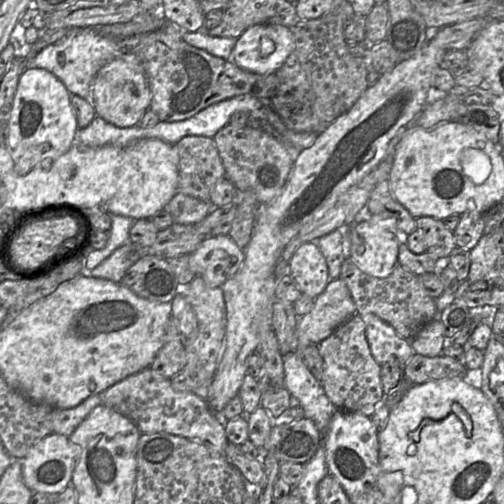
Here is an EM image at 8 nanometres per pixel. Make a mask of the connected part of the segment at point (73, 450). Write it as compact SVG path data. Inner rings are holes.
M51 433L36 442L27 455L20 460L22 463L23 479L32 492L43 492L57 495L71 483L74 468L81 455L81 446L73 443L68 437Z

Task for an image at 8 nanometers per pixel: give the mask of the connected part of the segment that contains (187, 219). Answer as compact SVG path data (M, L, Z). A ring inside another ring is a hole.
M177 192L164 208L173 217L176 224L196 225L213 209L209 201Z

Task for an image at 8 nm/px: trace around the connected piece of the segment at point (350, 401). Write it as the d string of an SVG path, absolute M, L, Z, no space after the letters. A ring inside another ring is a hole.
M356 313L329 337L322 340L318 346L323 359L321 385L328 398L338 410L359 412L371 417L383 403L385 395L380 378L381 365L371 354L364 318Z

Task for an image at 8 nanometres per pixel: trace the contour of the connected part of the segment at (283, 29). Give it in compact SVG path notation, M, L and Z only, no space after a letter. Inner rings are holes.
M256 24L237 39L232 61L247 71L268 75L276 73L294 50L292 28L280 24Z

